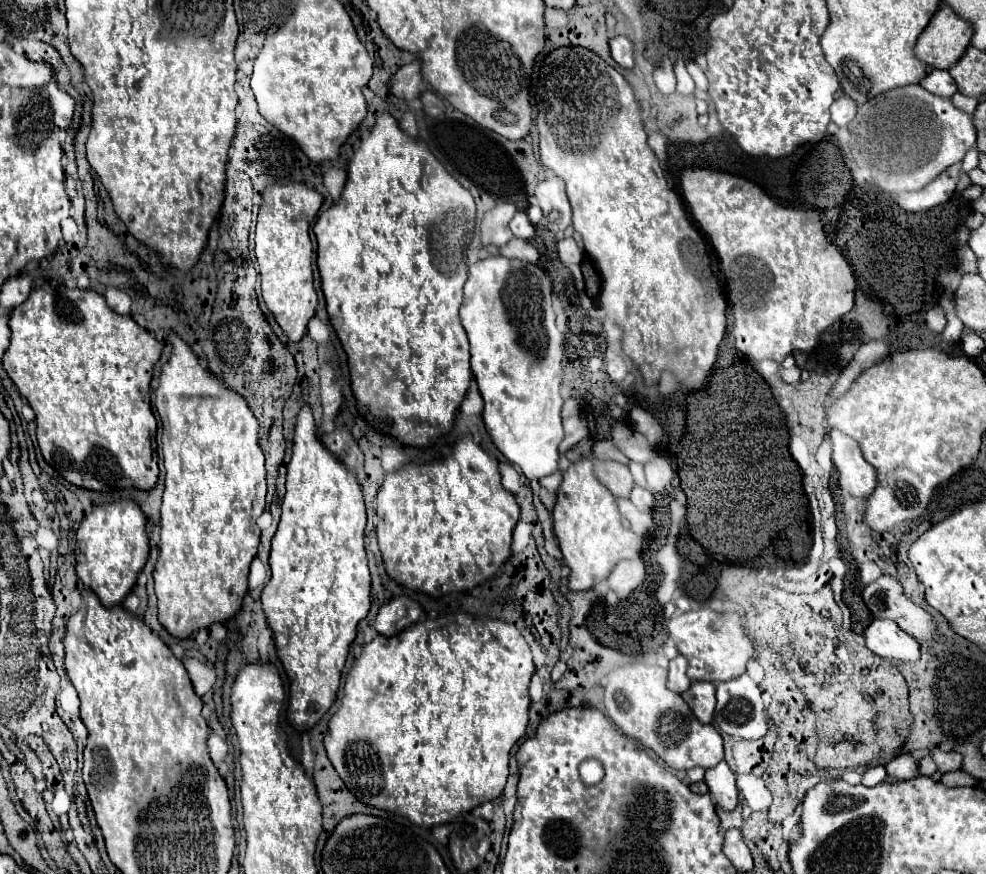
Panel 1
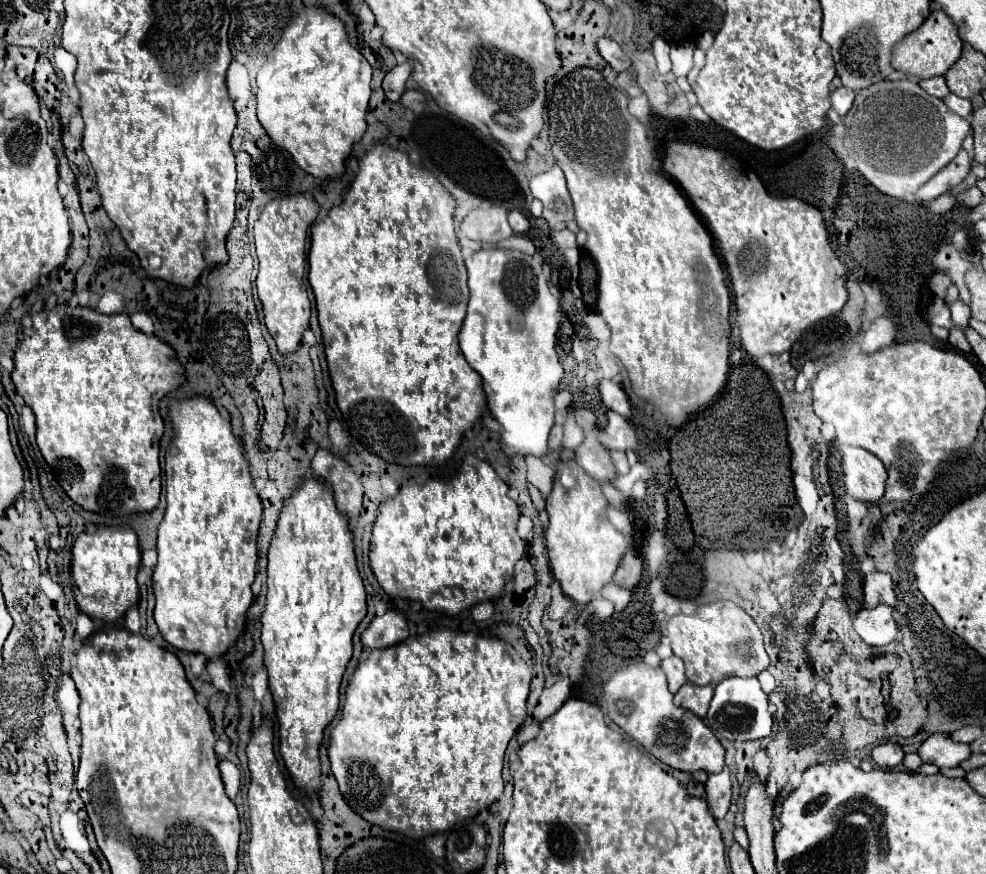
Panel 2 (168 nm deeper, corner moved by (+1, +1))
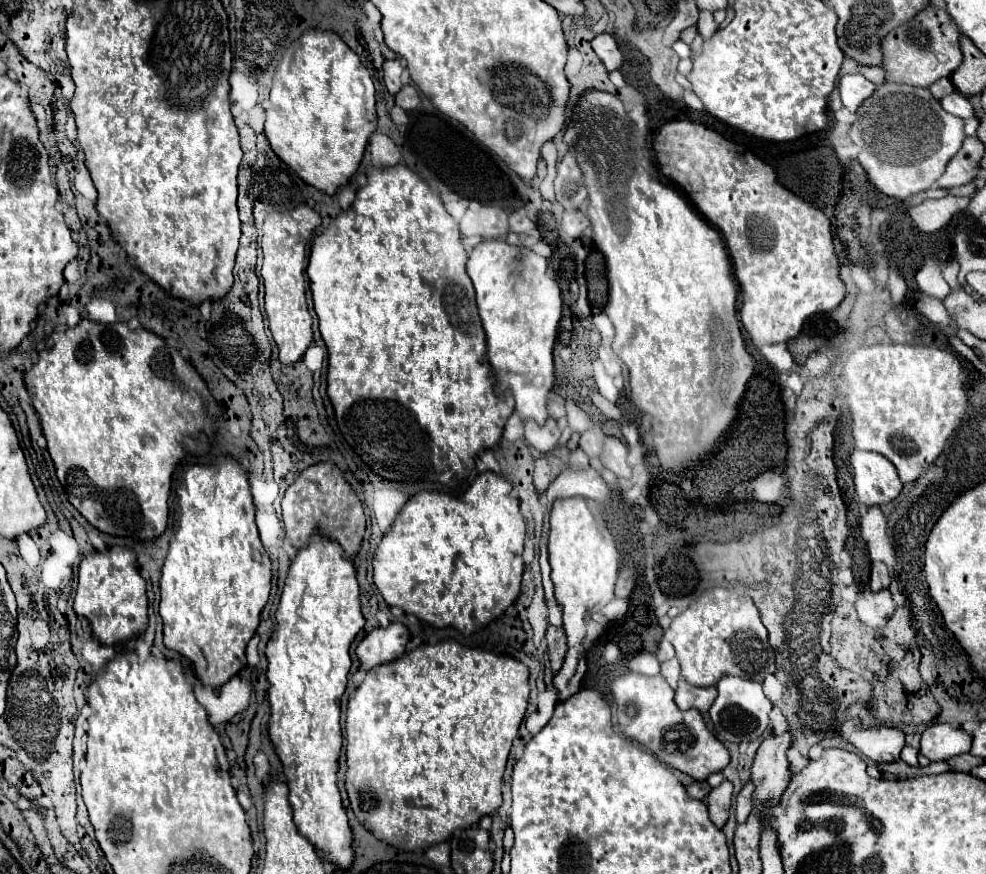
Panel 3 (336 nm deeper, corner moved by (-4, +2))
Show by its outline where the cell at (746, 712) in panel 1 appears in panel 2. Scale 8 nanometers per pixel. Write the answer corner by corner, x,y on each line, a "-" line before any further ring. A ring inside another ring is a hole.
728,677
720,681
714,689
714,697
704,717
704,723
712,729
718,739
730,741
754,741
768,737
772,733
772,715
768,711
768,697
760,689
756,677
742,679
742,677

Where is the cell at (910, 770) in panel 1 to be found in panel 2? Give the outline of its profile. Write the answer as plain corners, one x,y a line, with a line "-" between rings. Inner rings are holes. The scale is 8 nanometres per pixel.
882,743
882,745
876,745
872,749
870,757
880,769
892,769
892,767
898,767
902,763
904,751
898,743

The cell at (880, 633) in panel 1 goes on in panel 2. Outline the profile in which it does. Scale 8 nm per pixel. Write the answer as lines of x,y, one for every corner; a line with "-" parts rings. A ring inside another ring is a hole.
876,605
872,609
860,609
854,619
856,633
868,643
868,645
888,645
898,635
898,625
892,617
890,605

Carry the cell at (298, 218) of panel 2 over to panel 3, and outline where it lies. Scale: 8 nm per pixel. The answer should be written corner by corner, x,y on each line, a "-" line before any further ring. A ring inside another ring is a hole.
299,204
289,212
271,212
263,224
263,284
265,284
265,312
269,316
269,328
273,340
279,346
281,364
293,364
303,358
305,350
313,342
311,330
311,314
307,310
305,298
305,278
303,272
307,268
307,244
313,236
313,230
321,224
319,212
315,212
307,204

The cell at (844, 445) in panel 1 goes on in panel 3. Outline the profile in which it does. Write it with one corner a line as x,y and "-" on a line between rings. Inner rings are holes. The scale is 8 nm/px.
853,450
851,468
857,500
867,506
887,504
903,488
895,466
881,454

